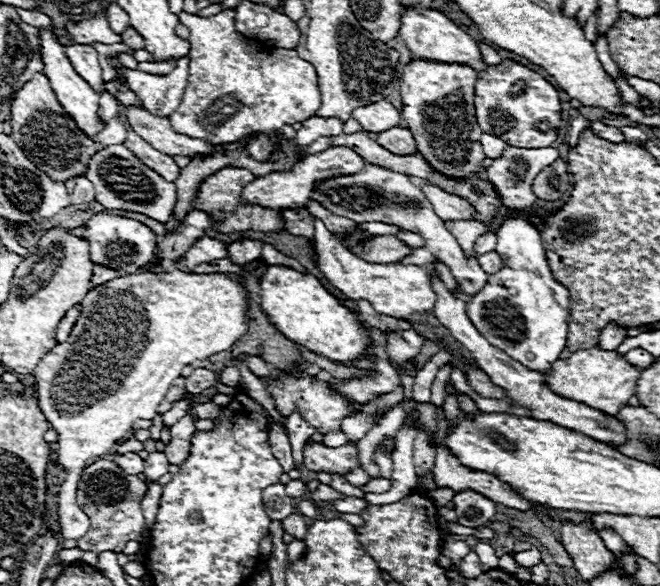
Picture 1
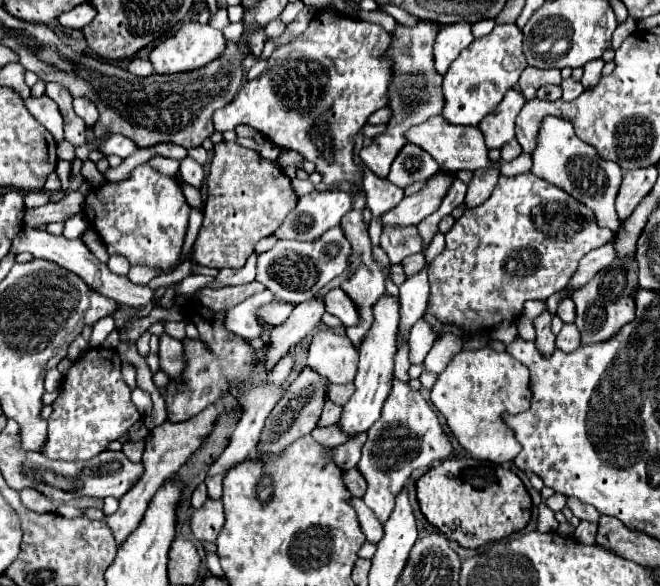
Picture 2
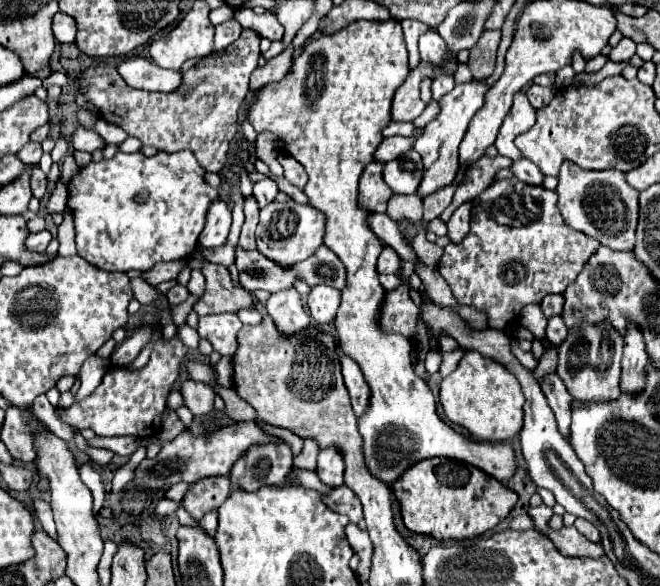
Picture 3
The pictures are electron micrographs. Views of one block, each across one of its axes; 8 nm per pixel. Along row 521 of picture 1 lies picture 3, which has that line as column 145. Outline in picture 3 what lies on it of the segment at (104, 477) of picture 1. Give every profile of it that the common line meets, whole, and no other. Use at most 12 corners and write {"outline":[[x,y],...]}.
{"outline":[[260,34],[182,74],[174,94],[114,66],[74,82],[100,116],[156,150],[226,166]]}

